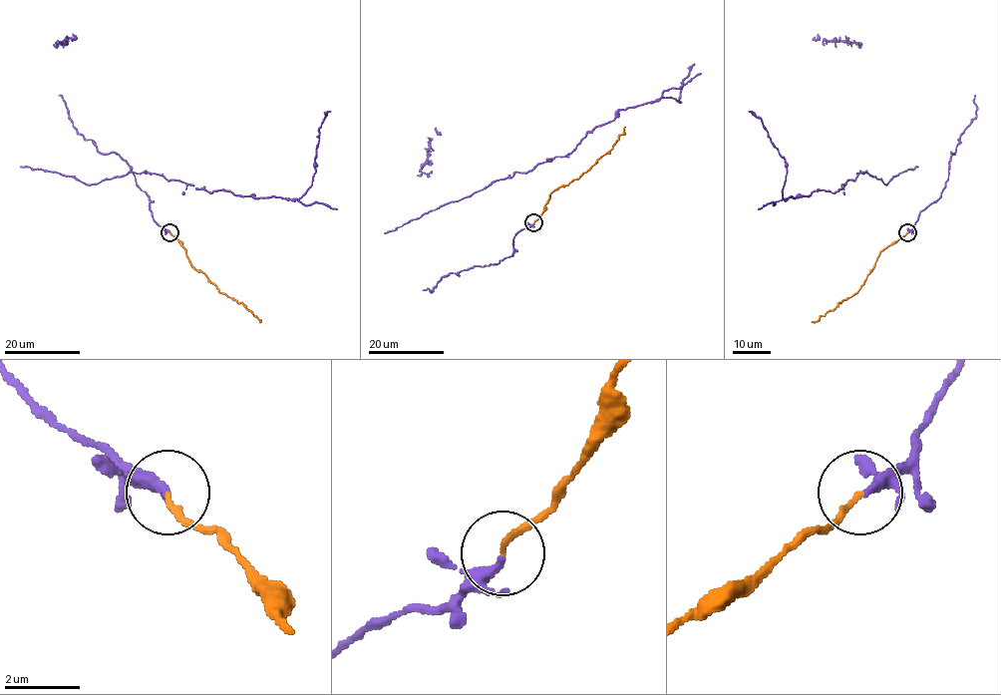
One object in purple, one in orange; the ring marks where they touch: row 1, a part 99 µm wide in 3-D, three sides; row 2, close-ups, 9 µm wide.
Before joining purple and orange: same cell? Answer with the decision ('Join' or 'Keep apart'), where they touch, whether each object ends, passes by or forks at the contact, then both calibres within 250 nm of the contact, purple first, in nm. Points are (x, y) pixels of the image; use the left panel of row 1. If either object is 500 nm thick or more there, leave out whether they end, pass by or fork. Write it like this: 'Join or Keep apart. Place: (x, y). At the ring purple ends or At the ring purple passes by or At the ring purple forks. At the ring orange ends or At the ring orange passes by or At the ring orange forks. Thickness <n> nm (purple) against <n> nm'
Join. Place: (169, 232). At the ring purple passes by. At the ring orange ends. Thickness 200 nm (purple) against 150 nm

